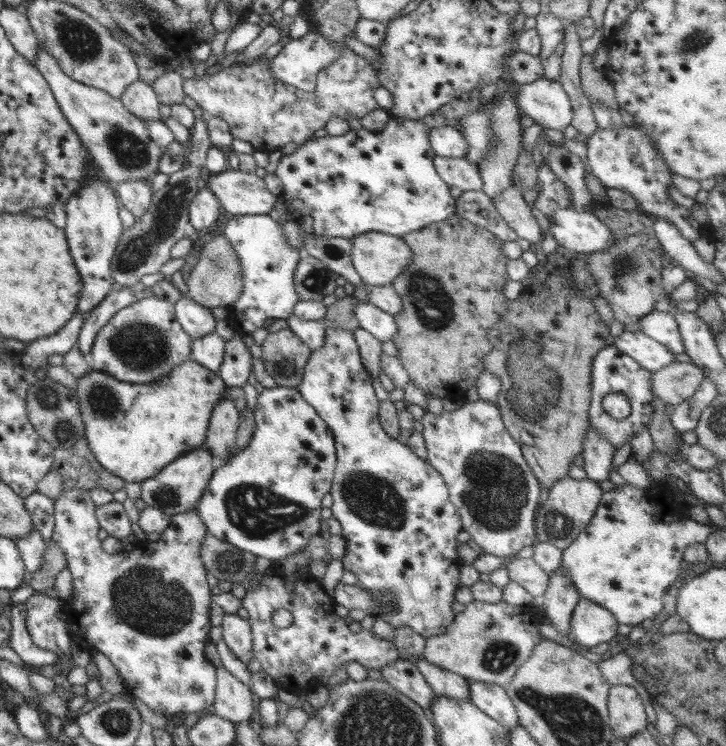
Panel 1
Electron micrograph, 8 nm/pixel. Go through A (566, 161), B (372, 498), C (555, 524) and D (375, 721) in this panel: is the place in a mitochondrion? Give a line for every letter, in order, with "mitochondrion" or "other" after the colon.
A: other
B: mitochondrion
C: mitochondrion
D: mitochondrion

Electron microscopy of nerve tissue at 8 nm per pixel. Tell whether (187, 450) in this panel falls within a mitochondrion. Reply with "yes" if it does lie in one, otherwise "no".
no

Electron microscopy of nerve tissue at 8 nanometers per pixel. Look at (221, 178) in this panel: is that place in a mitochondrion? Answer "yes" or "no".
no

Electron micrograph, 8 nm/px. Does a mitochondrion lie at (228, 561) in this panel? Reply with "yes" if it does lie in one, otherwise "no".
yes

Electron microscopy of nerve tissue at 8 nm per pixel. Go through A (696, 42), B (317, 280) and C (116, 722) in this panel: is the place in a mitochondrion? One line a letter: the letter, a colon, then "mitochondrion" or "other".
A: mitochondrion
B: mitochondrion
C: mitochondrion

